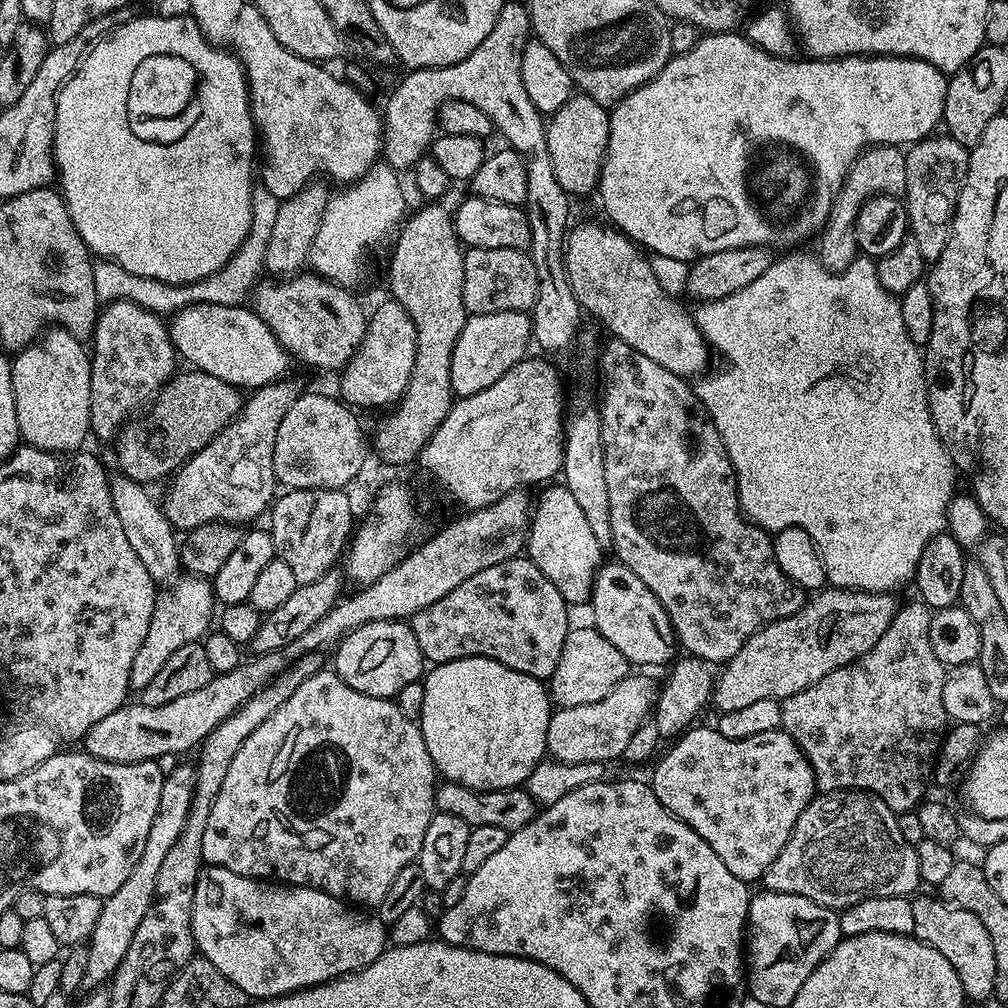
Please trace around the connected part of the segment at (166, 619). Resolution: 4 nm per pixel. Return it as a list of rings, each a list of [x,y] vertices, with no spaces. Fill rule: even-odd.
[[[184,574],[171,585],[169,592],[161,591],[156,598],[156,609],[150,618],[150,630],[146,630],[146,642],[142,642],[142,647],[138,649],[138,654],[134,654],[134,666],[130,666],[129,689],[139,690],[150,686],[158,670],[162,670],[166,658],[174,654],[174,650],[181,646],[197,643],[213,627],[214,612],[212,616],[212,607],[217,607],[218,601],[216,595],[212,592],[212,585],[205,577]]]

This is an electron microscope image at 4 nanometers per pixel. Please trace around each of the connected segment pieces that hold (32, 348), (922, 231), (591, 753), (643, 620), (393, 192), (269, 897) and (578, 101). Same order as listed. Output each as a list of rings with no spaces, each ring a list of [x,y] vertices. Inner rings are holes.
[[[53,326],[19,349],[15,356],[11,361],[12,389],[21,441],[27,447],[47,452],[71,454],[81,451],[92,426],[92,357],[89,349],[65,328]]]
[[[933,134],[923,140],[916,141],[911,145],[906,152],[906,190],[903,194],[904,207],[908,209],[908,231],[910,233],[910,239],[914,242],[918,242],[918,251],[921,252],[925,265],[931,266],[936,263],[938,258],[942,258],[942,250],[946,250],[946,242],[950,238],[952,233],[952,219],[956,213],[956,203],[960,197],[960,187],[964,184],[966,178],[966,170],[968,169],[968,154],[969,149],[963,148],[958,141],[947,134]]]
[[[629,674],[606,698],[599,702],[590,702],[590,706],[570,706],[556,708],[550,718],[546,734],[548,743],[547,755],[561,764],[598,764],[623,757],[626,742],[638,726],[649,719],[656,707],[658,684],[648,676]]]
[[[619,562],[611,563],[605,563],[596,574],[590,601],[591,623],[600,631],[602,638],[607,638],[622,653],[622,658],[626,658],[629,665],[671,665],[677,659],[678,645],[676,632],[662,602],[654,598],[650,586],[646,586],[634,570]]]
[[[381,163],[375,170],[370,170],[355,184],[341,187],[340,192],[333,191],[328,198],[326,214],[322,214],[322,226],[318,226],[318,235],[314,237],[314,246],[310,246],[307,267],[313,273],[326,278],[335,284],[341,284],[349,290],[355,289],[356,283],[364,276],[364,263],[367,262],[367,252],[375,244],[380,244],[405,219],[404,188],[400,185],[401,173],[391,168],[389,164]]]
[[[211,866],[205,867],[203,871],[201,871],[198,882],[194,886],[192,936],[196,939],[199,955],[210,962],[214,962],[214,966],[218,966],[218,970],[222,970],[222,974],[226,974],[226,978],[230,982],[234,982],[234,986],[238,986],[238,990],[242,990],[250,998],[257,1000],[275,1000],[277,996],[285,996],[291,992],[302,990],[303,988],[313,988],[319,984],[330,982],[339,976],[344,976],[348,972],[370,966],[370,962],[377,960],[390,944],[389,929],[380,921],[379,915],[369,914],[364,910],[357,911],[355,907],[345,904],[344,901],[334,898],[322,890],[318,890],[317,888],[285,886],[279,882],[261,882],[253,880],[251,876],[234,874],[234,870],[213,868]]]
[[[583,94],[575,95],[553,114],[552,120],[550,116],[546,124],[546,146],[550,150],[550,162],[554,166],[554,178],[558,178],[558,186],[562,186],[562,190],[572,198],[597,191],[610,134],[609,109],[594,102],[594,98]]]

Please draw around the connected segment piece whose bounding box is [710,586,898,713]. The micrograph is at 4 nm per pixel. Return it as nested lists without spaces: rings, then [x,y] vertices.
[[[831,586],[825,589],[794,614],[760,628],[719,669],[710,701],[717,713],[743,710],[762,698],[783,702],[790,694],[798,694],[826,678],[826,674],[854,662],[886,634],[898,607],[893,593],[855,592],[853,588]]]

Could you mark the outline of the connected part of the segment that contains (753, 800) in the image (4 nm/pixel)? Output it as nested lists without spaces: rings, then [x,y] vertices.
[[[700,727],[689,728],[664,757],[661,755],[655,761],[656,769],[650,777],[654,794],[670,814],[686,822],[686,826],[690,826],[690,830],[694,830],[694,834],[722,858],[726,870],[730,870],[734,878],[745,882],[763,881],[766,870],[770,870],[770,862],[782,854],[782,846],[786,846],[802,810],[806,810],[813,796],[817,795],[816,775],[798,742],[794,742],[781,727],[750,738],[722,738],[715,727]]]

